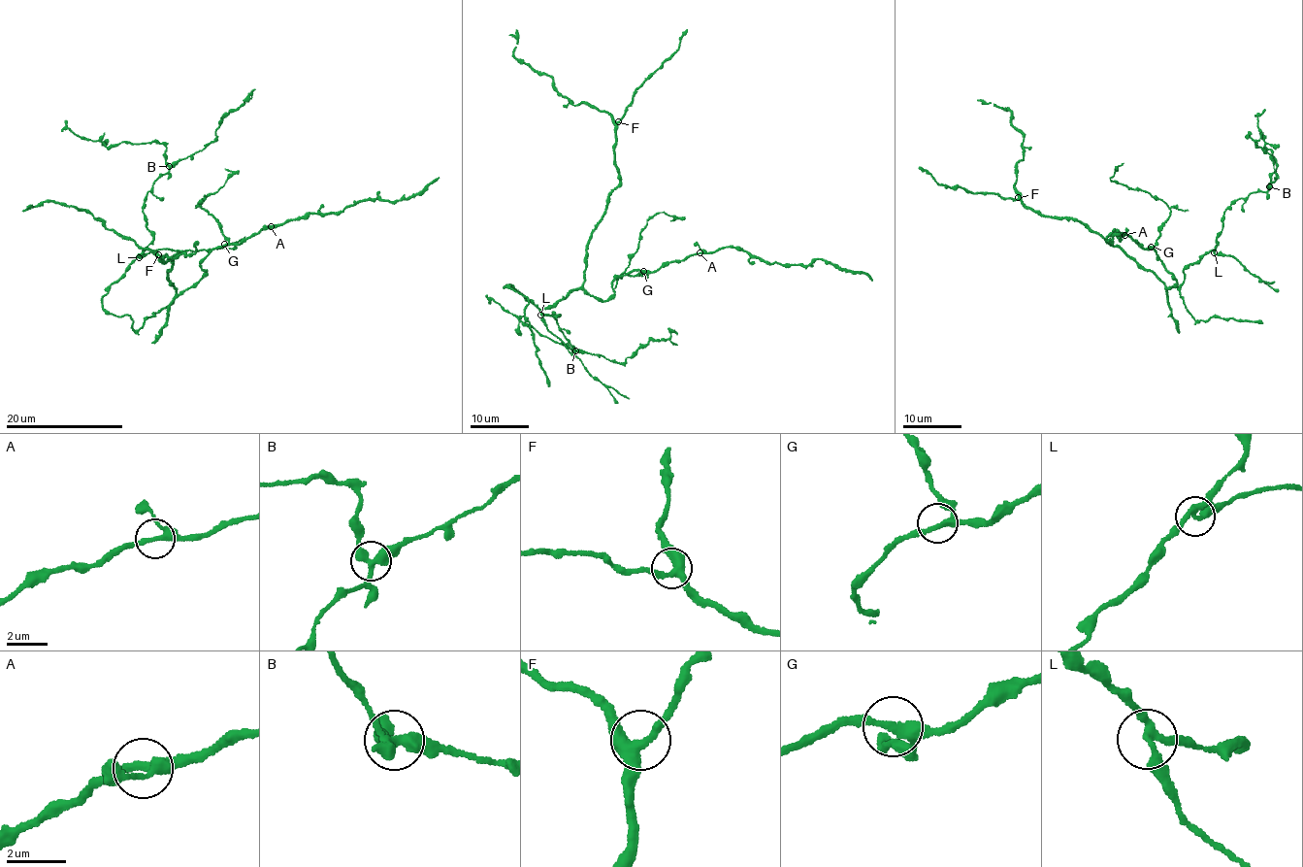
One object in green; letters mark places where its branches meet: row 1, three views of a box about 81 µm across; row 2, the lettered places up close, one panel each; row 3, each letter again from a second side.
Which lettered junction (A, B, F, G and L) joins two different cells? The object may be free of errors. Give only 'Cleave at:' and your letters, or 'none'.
Cleave at: L

